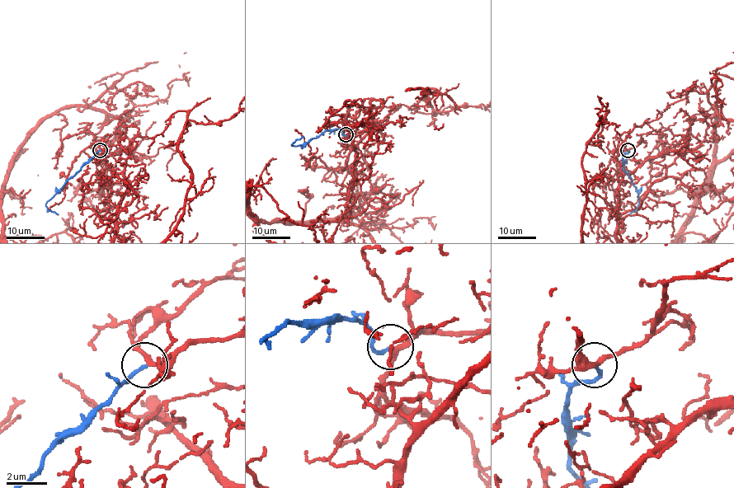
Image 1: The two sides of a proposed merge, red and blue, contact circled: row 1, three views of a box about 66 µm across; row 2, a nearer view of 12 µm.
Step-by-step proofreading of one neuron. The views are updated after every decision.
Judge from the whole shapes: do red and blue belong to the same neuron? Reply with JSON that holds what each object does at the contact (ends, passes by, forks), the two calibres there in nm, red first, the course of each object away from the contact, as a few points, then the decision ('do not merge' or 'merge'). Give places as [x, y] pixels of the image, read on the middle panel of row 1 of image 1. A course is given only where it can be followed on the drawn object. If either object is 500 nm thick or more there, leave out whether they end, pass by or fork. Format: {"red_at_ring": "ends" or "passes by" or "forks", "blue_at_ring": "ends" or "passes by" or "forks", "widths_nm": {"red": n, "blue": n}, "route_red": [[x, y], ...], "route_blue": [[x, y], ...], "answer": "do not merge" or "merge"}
{"red_at_ring": "passes by", "blue_at_ring": "ends", "widths_nm": {"red": 240, "blue": 160}, "route_red": [[345, 134], [374, 127], [327, 125], [355, 121], [358, 103]], "route_blue": [[345, 134], [343, 135], [339, 129], [326, 129], [302, 145], [291, 146], [303, 136]], "answer": "merge"}

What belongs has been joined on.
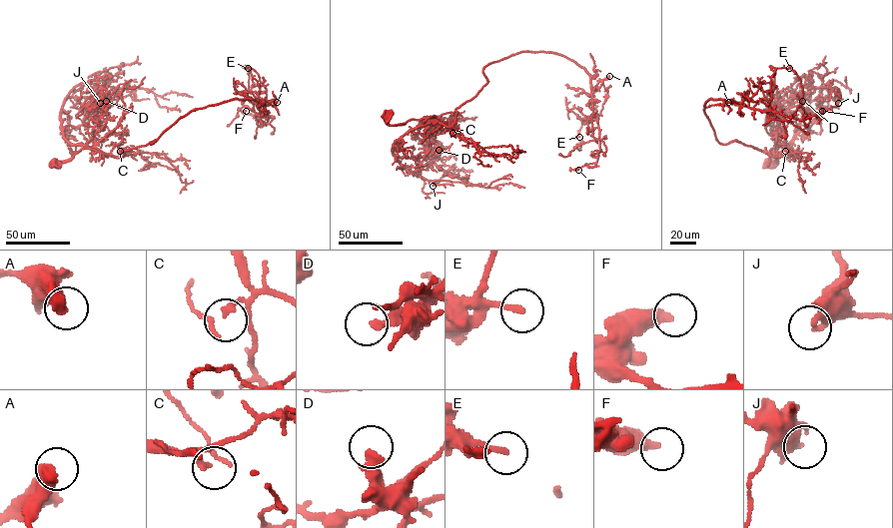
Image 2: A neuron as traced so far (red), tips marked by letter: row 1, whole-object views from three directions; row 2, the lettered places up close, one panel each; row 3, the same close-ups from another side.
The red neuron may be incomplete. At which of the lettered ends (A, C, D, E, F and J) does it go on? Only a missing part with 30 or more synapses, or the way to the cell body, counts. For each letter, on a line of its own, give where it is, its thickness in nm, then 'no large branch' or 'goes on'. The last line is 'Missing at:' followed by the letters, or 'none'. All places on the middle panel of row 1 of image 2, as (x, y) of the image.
A: (609, 76) | 550 nm | no large branch
C: (452, 133) | 130 nm | no large branch
D: (439, 150) | 320 nm | no large branch
E: (579, 137) | 200 nm | no large branch
F: (578, 170) | 400 nm | no large branch
J: (433, 186) | 320 nm | no large branch
Missing at: none

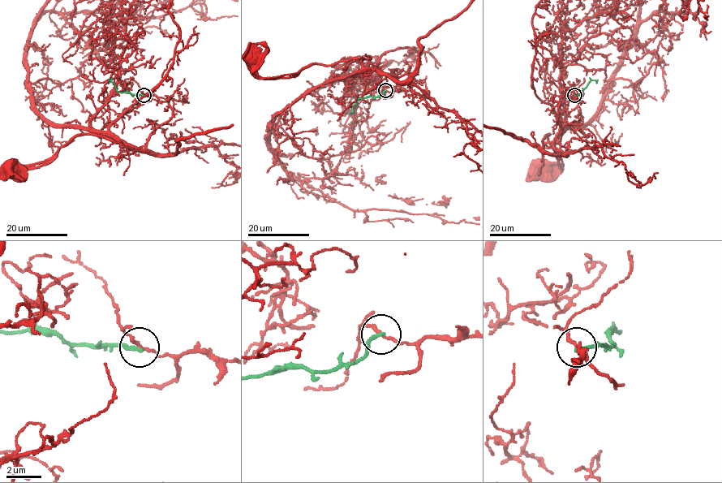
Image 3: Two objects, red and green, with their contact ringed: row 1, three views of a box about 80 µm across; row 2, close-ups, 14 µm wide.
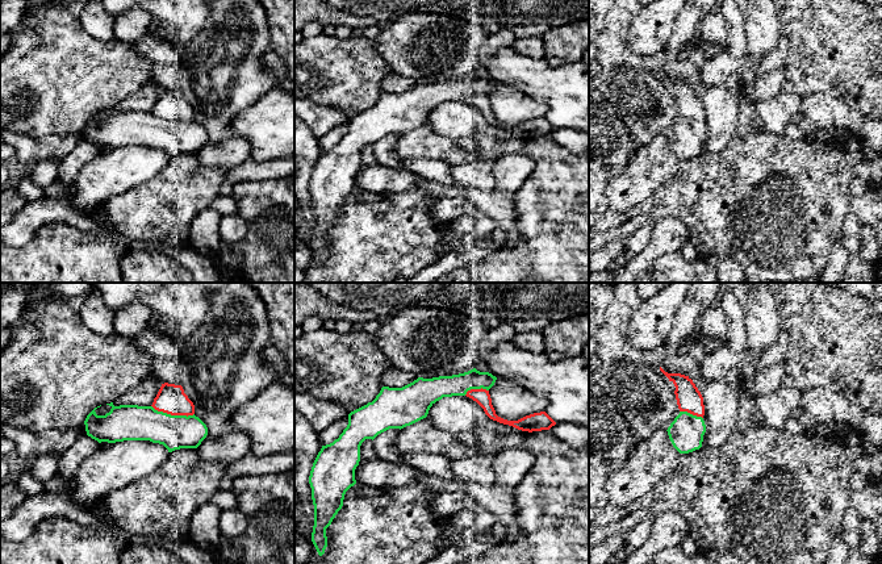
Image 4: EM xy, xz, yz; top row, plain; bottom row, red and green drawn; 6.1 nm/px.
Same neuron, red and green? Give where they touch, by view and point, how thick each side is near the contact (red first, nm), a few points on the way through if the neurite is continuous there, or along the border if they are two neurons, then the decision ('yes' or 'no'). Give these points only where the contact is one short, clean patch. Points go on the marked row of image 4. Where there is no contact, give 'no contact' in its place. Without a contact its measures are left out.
meets red in xy at (172, 414); 180 nm thick on the red side, 220 nm on the other; no

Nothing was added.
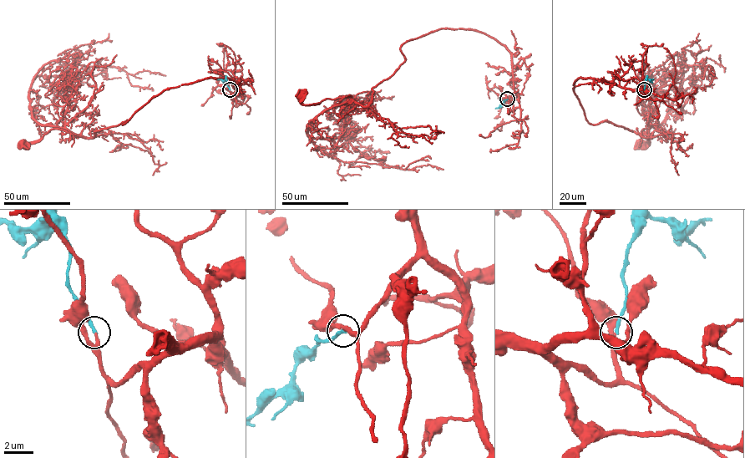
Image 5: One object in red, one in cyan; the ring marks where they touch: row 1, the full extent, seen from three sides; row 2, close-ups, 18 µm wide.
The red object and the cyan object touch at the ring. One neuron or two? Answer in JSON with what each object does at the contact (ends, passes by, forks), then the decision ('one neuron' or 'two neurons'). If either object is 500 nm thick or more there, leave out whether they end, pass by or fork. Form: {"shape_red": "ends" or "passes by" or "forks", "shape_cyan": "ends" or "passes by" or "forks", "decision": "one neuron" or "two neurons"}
{"shape_red": "passes by", "shape_cyan": "ends", "decision": "one neuron"}

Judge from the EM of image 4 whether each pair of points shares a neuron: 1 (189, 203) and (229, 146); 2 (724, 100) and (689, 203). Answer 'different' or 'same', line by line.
1: different
2: different

